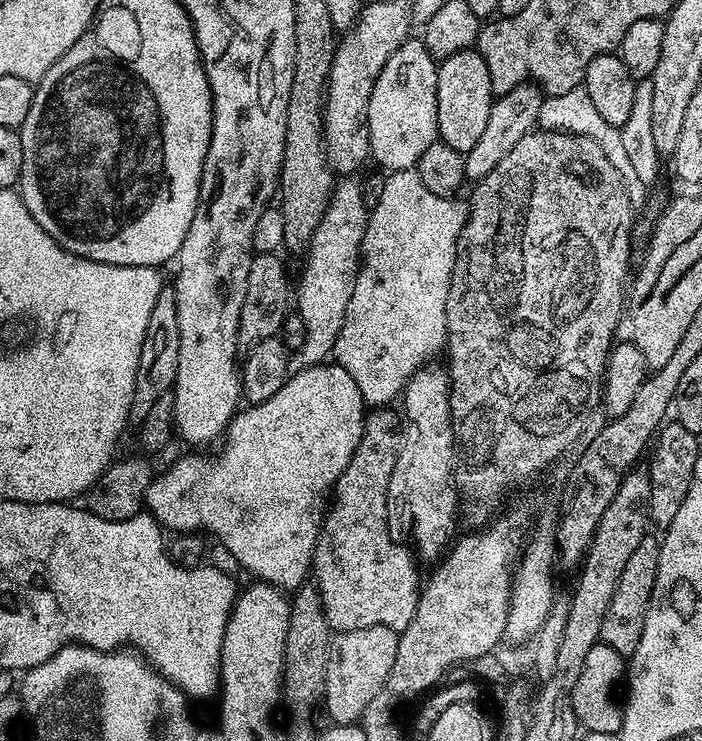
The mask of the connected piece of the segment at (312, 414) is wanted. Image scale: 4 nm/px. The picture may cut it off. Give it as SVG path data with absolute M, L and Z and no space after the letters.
M325 362L315 364L309 368L304 368L301 372L294 372L289 375L285 385L272 398L266 399L261 404L253 404L237 411L228 430L222 437L224 449L220 452L217 460L207 460L204 456L184 456L181 460L176 460L164 473L157 475L153 479L152 485L148 487L146 497L147 511L152 513L152 517L165 529L173 528L176 534L200 534L200 531L209 532L219 543L224 544L230 554L233 555L237 565L241 569L253 572L257 581L272 584L275 588L283 590L285 593L295 593L301 584L309 579L312 570L312 555L316 549L316 543L320 537L320 527L324 525L326 509L330 504L330 497L333 495L338 478L346 466L354 458L354 450L358 450L358 442L366 434L366 401L362 398L362 390L358 390L358 382L342 370L342 366L335 362Z

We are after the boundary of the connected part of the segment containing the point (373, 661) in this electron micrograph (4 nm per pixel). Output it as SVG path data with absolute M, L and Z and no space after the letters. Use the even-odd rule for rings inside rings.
M366 626L366 630L346 630L333 635L322 701L323 711L328 711L333 725L356 724L364 715L370 698L374 698L374 694L382 690L386 678L390 678L399 641L400 633L386 626Z

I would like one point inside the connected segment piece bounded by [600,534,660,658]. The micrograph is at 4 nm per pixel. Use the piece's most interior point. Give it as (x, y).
(622, 628)

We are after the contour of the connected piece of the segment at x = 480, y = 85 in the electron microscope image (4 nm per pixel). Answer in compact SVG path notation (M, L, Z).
M475 47L450 54L450 58L439 61L438 74L438 136L454 150L467 154L478 142L478 137L490 122L493 95L490 86L490 70Z

